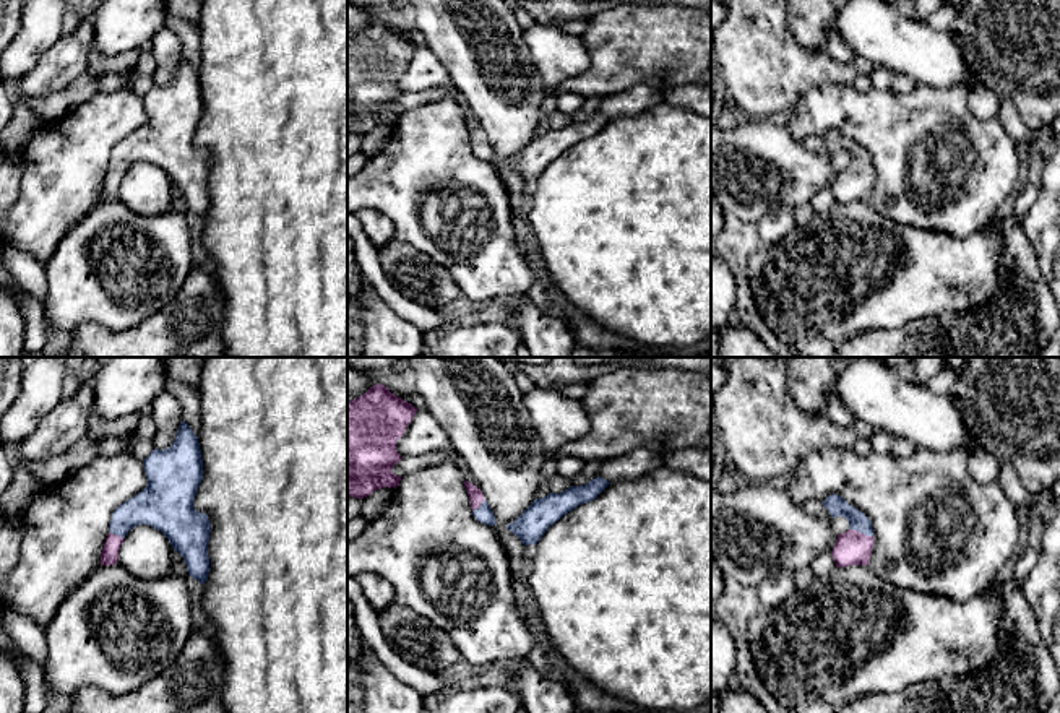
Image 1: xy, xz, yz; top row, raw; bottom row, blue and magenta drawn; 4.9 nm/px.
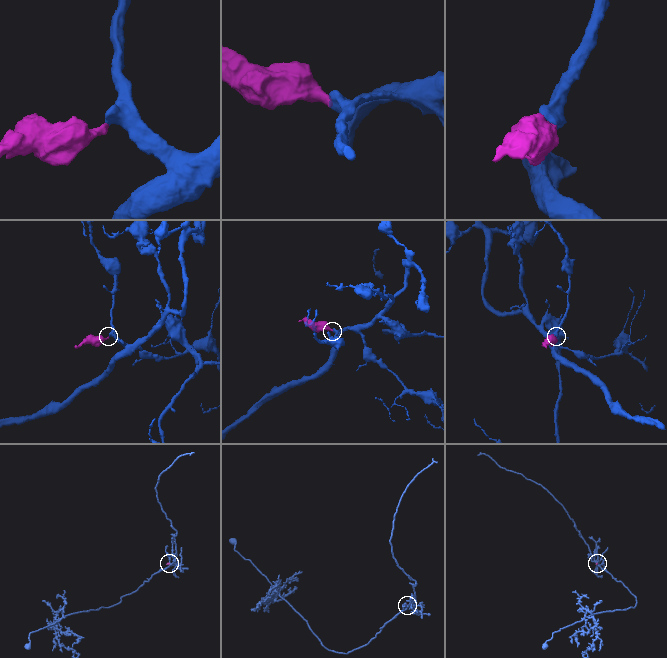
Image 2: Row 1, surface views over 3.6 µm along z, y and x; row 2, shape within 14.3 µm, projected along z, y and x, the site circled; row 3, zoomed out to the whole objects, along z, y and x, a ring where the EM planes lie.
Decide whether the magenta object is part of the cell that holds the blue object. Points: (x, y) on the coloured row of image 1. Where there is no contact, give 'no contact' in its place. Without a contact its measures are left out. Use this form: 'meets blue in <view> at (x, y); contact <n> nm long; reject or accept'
meets blue in yz at (861, 531); contact 130 nm long; accept

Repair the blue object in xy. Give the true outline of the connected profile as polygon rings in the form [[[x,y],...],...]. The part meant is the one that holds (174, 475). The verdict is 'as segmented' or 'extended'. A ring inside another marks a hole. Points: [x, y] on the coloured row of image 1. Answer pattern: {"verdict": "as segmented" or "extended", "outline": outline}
{"verdict": "extended", "outline": [[[182,421],[174,443],[166,450],[154,448],[149,456],[143,460],[143,466],[148,484],[141,492],[114,510],[109,534],[101,552],[101,565],[117,564],[118,549],[127,533],[133,526],[148,525],[169,539],[174,551],[183,557],[188,575],[203,585],[209,572],[208,541],[211,525],[206,513],[200,513],[193,508],[193,500],[203,479],[198,437],[190,426]]]}

